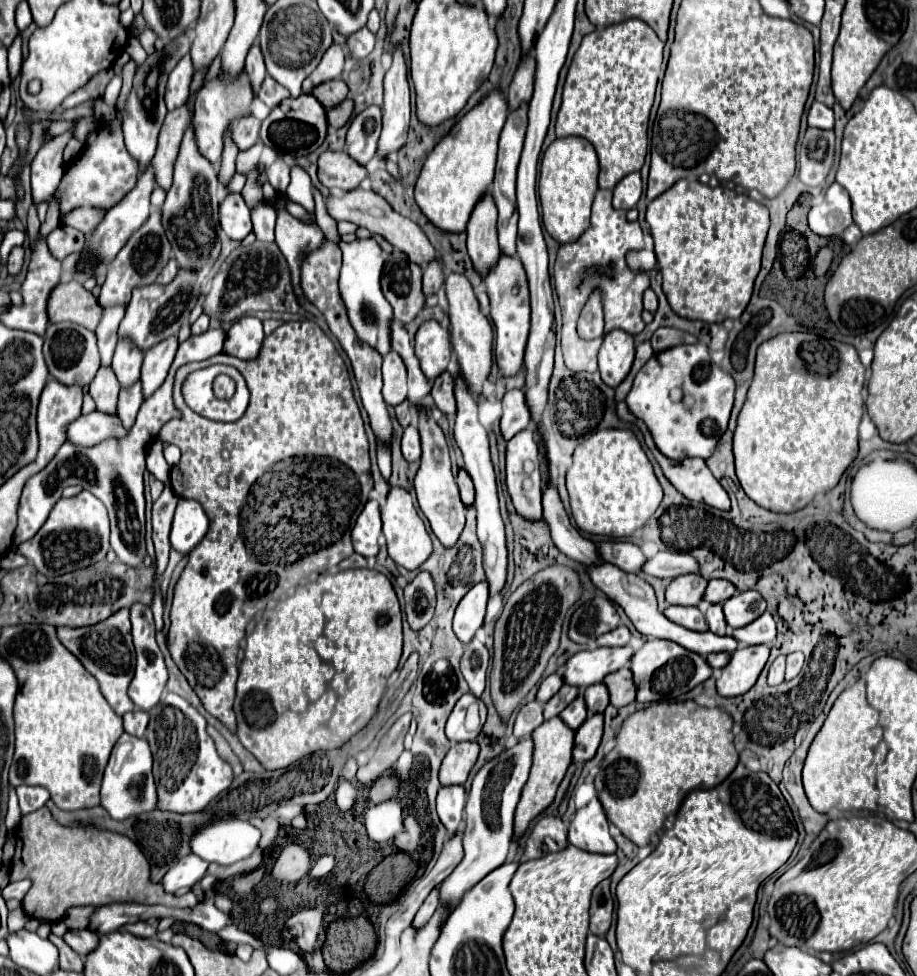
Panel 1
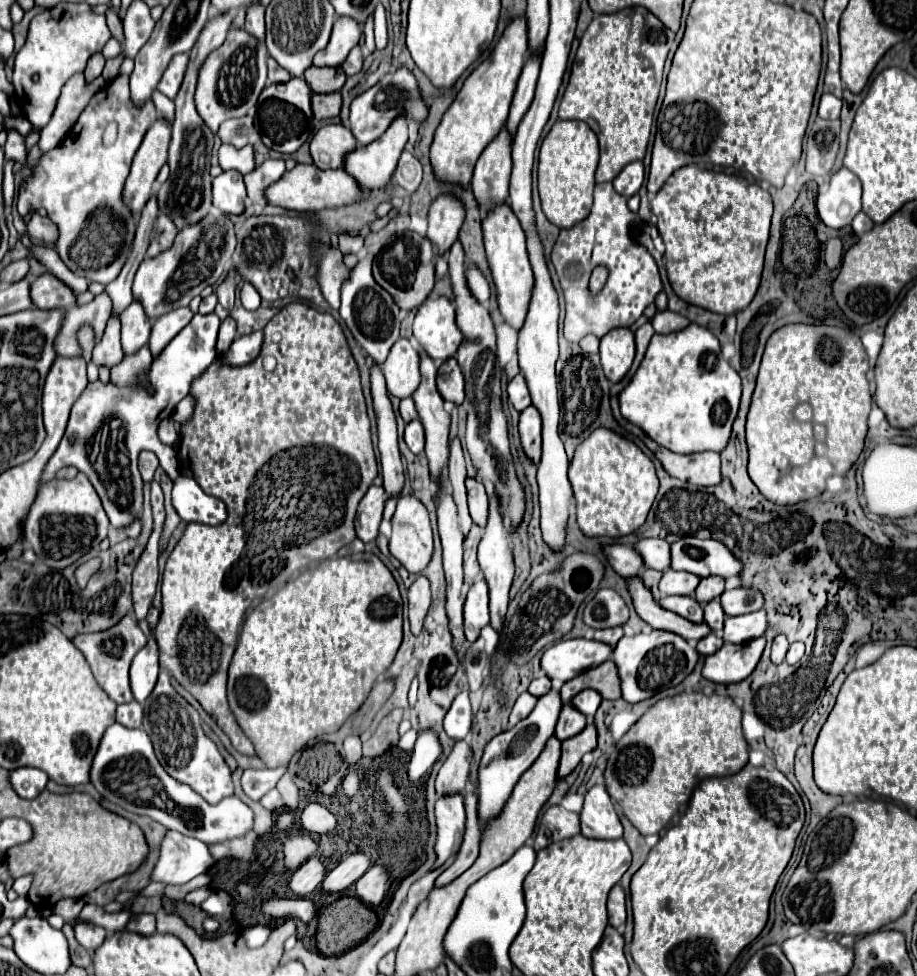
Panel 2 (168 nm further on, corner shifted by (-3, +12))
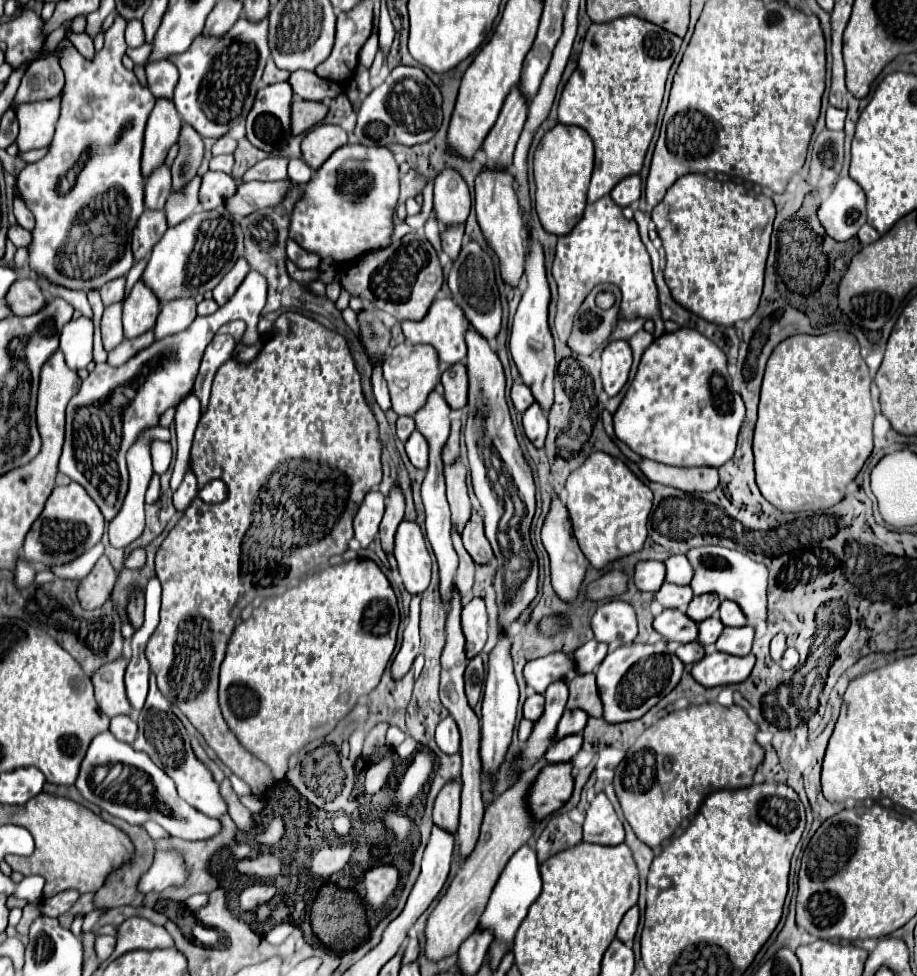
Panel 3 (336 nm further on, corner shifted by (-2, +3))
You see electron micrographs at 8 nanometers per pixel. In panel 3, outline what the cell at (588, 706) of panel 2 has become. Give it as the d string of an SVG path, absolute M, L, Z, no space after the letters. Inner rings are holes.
M567 710L563 714L563 718L559 720L559 726L555 730L555 736L553 736L553 742L559 742L561 738L569 736L569 734L579 734L583 728L585 728L585 722L587 722L587 714L583 710Z

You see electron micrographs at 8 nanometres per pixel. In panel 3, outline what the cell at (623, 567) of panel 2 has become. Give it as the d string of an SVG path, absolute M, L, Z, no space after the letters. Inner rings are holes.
M639 562L635 566L635 576L633 582L639 590L647 590L647 592L657 592L663 582L665 582L665 564L663 562Z

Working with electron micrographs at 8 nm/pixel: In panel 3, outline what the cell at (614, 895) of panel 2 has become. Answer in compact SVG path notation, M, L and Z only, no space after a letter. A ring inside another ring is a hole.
M633 906L633 908L623 916L621 926L619 926L619 930L617 930L617 938L619 938L621 942L625 942L625 944L633 942L635 932L637 932L637 926L639 926L639 908Z

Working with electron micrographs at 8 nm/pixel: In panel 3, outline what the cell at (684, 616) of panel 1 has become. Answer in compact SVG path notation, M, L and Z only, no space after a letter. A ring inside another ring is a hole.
M663 610L659 616L655 616L653 628L669 642L687 644L697 640L697 624L679 610Z

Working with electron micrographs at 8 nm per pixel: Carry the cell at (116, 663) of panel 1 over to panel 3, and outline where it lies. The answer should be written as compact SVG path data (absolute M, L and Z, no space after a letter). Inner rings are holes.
M119 658L119 662L111 662L111 666L101 668L93 676L95 700L99 704L99 710L109 718L119 714L125 714L125 716L133 714L131 704L125 696L125 684L123 684L125 666L127 666L127 660Z

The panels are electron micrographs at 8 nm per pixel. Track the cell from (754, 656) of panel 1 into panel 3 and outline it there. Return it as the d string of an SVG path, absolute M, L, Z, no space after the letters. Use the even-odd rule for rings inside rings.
M715 650L705 654L699 662L695 662L691 674L699 684L713 688L713 686L743 682L751 674L753 664L755 664L753 654L741 658L741 656L731 656Z

